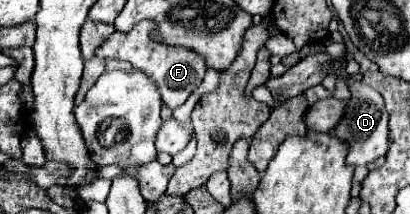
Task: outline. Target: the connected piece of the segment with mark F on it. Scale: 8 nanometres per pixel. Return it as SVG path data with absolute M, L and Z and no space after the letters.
M137 23L133 27L131 33L127 35L119 35L117 31L95 51L95 57L85 61L85 69L83 69L83 77L81 77L81 85L79 85L79 91L75 95L75 105L79 105L85 97L85 91L105 73L105 61L109 57L113 59L121 59L121 61L129 61L135 69L143 71L151 81L155 81L163 101L167 103L167 107L175 109L179 105L183 105L187 101L187 97L191 95L191 91L201 83L203 75L205 75L205 63L203 63L203 57L197 57L193 51L187 51L185 47L167 47L163 43L153 43L149 39L149 33L151 33L151 27L155 27L155 23Z

